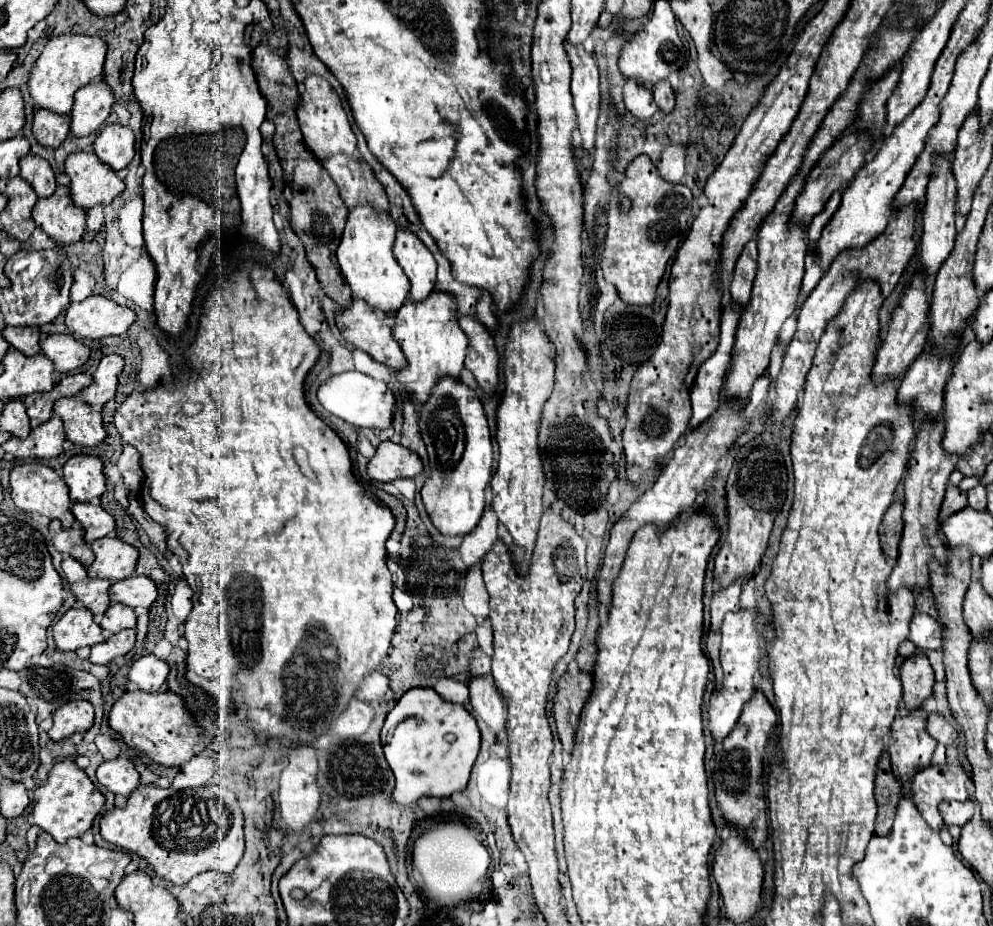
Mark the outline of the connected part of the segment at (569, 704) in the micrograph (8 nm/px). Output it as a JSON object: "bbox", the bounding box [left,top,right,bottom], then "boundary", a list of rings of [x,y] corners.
{"bbox":[552,671,592,753],"boundary":[[[580,671],[576,677],[570,677],[566,673],[558,683],[558,695],[554,699],[552,713],[558,727],[558,737],[566,753],[570,753],[574,745],[574,731],[590,689],[592,689],[592,677],[588,671]]]}

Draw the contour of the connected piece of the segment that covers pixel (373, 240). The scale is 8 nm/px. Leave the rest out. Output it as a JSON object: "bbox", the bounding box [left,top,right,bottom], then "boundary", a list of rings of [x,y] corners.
{"bbox":[336,205,410,315],"boundary":[[[358,205],[350,209],[346,229],[342,233],[336,257],[340,265],[342,277],[346,277],[346,283],[352,289],[352,295],[356,299],[366,301],[370,307],[374,307],[378,313],[388,315],[390,311],[398,311],[410,291],[408,277],[402,273],[402,267],[398,261],[394,261],[392,255],[392,243],[396,225],[388,213],[374,213],[374,209],[366,205]]]}

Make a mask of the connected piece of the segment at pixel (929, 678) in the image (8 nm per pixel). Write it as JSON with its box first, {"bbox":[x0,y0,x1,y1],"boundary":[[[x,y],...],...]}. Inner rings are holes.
{"bbox":[900,649,934,711],"boundary":[[[916,649],[900,665],[900,681],[904,685],[904,709],[914,711],[926,697],[932,695],[934,671],[926,657],[926,651]]]}

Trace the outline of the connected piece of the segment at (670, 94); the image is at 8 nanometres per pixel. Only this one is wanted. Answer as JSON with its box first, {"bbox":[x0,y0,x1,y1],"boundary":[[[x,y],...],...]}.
{"bbox":[654,79,674,113],"boundary":[[[664,79],[664,81],[658,81],[654,87],[654,101],[658,105],[658,109],[662,109],[664,113],[670,113],[674,109],[674,91],[670,87],[670,81]]]}

